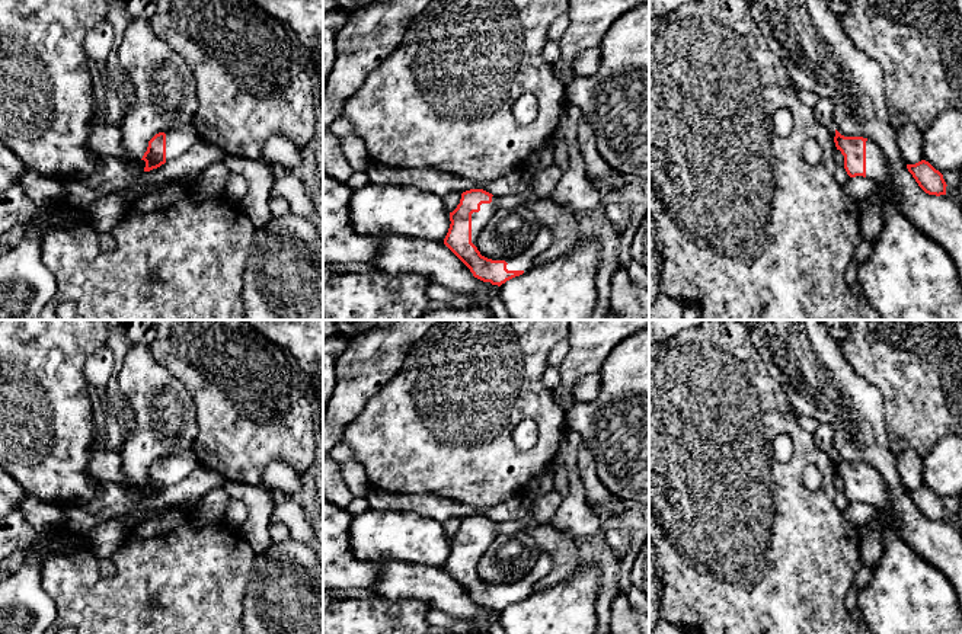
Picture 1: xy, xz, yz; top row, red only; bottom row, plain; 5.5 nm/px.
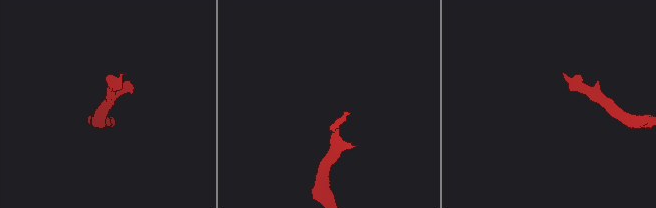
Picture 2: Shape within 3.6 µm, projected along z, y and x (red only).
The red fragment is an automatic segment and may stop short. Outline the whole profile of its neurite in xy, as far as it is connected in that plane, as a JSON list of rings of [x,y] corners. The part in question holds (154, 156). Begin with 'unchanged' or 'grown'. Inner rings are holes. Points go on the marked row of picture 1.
grown; [[[180,127],[173,131],[159,132],[150,141],[143,158],[144,172],[160,167],[166,161],[180,157],[199,140],[194,127]]]

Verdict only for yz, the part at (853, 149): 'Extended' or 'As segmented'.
Extended

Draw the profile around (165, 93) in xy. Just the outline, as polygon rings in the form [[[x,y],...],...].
[[[148,19],[130,22],[118,60],[134,90],[134,102],[127,106],[119,124],[122,147],[130,157],[141,160],[156,134],[192,125],[198,108],[196,84],[183,57],[153,32]]]

